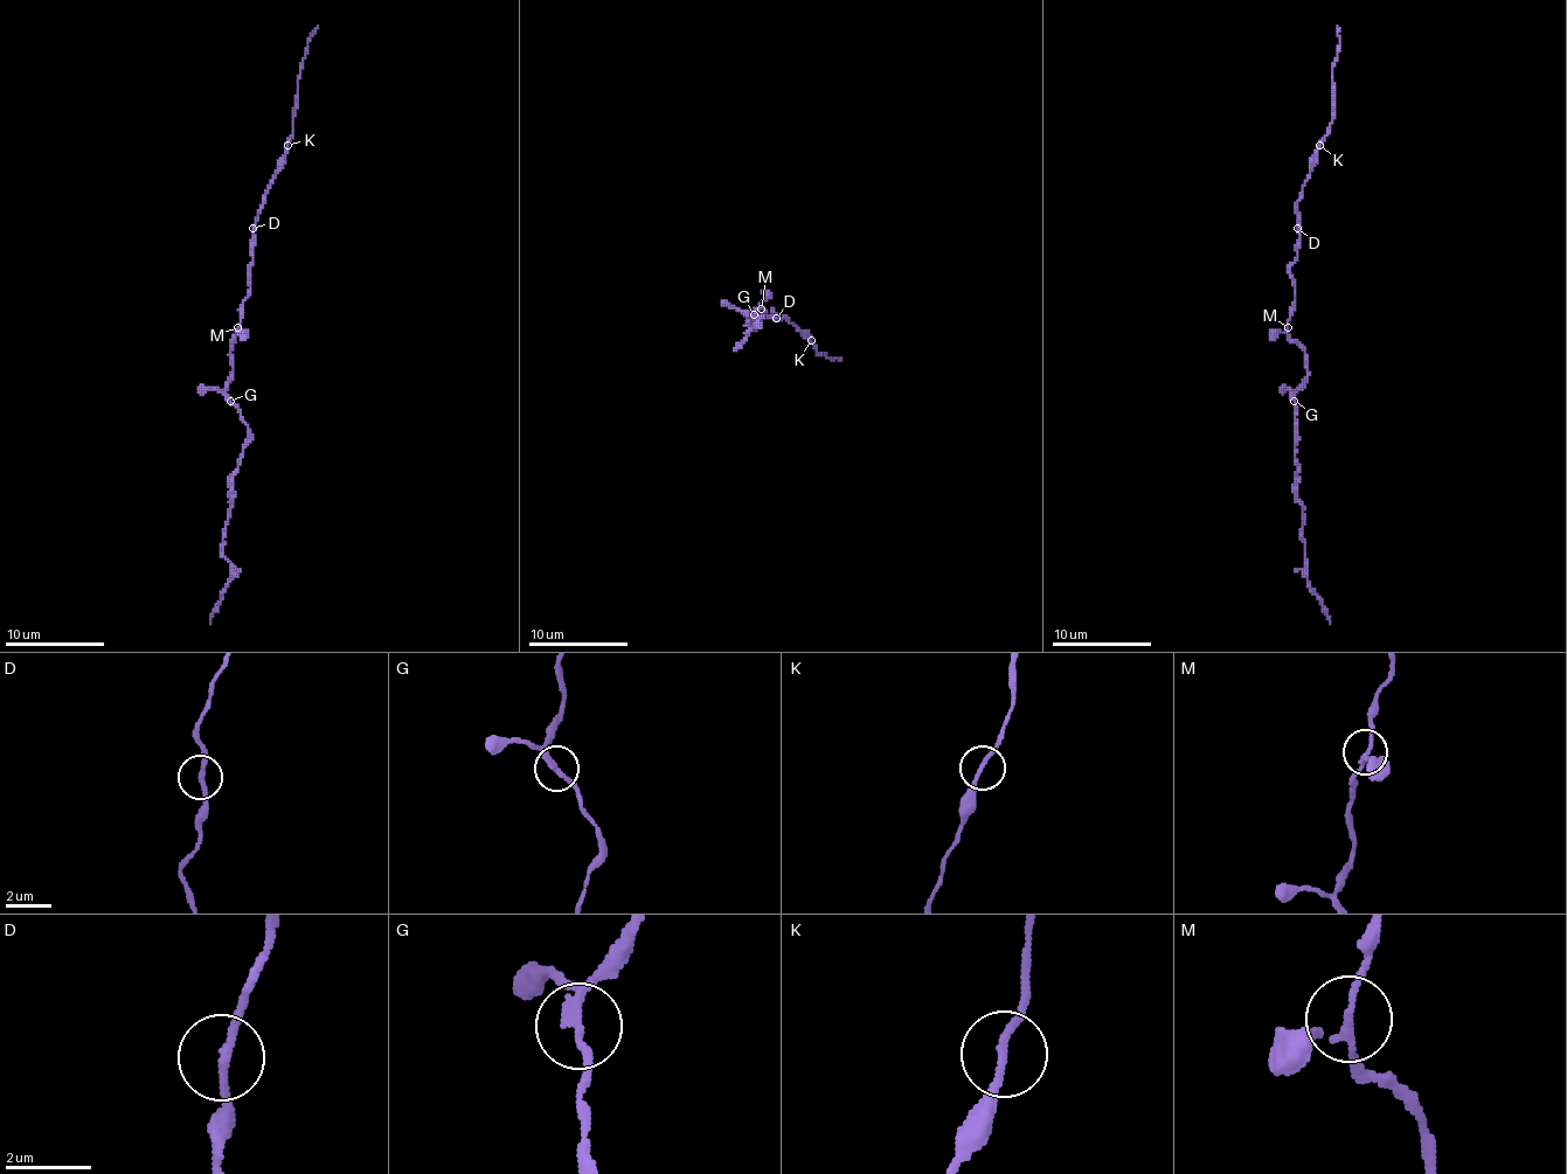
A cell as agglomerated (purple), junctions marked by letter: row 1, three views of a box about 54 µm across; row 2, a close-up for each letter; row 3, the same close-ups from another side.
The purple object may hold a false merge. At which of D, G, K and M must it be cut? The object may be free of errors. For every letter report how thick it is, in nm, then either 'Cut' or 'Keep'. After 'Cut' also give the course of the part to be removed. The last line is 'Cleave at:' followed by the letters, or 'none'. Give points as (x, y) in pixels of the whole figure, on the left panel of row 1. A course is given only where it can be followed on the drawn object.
D: Thickness 190 nm. Keep
G: Thickness 180 nm. Keep
K: Thickness 170 nm. Keep
M: Thickness 150 nm. Keep
Cleave at: none

